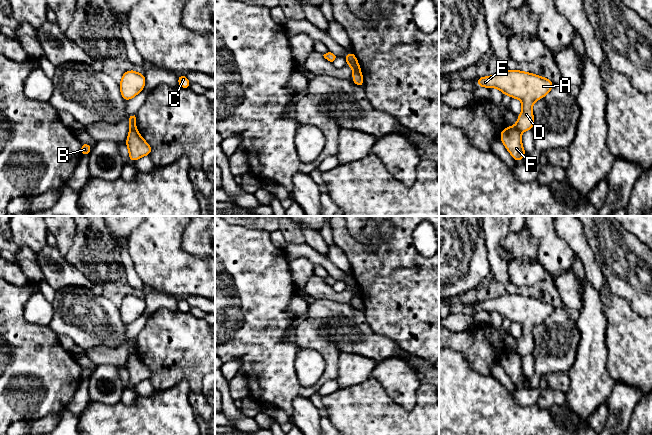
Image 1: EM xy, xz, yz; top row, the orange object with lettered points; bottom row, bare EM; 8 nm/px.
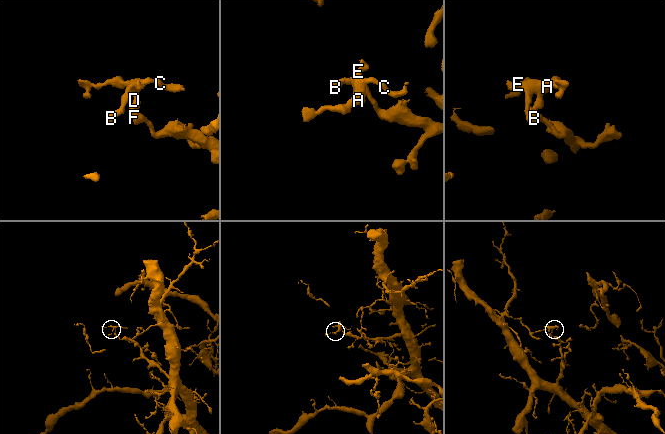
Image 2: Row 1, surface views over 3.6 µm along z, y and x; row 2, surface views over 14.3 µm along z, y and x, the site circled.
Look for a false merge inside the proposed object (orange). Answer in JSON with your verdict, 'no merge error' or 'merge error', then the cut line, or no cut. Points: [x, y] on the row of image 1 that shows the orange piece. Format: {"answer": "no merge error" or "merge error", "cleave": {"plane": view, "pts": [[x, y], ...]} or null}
{"answer": "merge error", "cleave": {"plane": "yz", "pts": [[514, 126], [521, 132]]}}

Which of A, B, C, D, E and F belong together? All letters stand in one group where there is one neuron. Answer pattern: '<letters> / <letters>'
A B C D E / F

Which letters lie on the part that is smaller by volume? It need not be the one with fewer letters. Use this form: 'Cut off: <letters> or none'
Cut off: A, B, C, D, E

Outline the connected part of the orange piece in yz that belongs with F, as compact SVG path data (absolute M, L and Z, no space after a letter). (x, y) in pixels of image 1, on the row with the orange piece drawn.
M515 126L506 127L500 133L502 143L517 162L527 154L522 146L521 133Z

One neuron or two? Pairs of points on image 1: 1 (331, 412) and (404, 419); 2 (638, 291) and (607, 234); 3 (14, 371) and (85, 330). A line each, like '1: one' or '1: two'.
1: one
2: one
3: two

